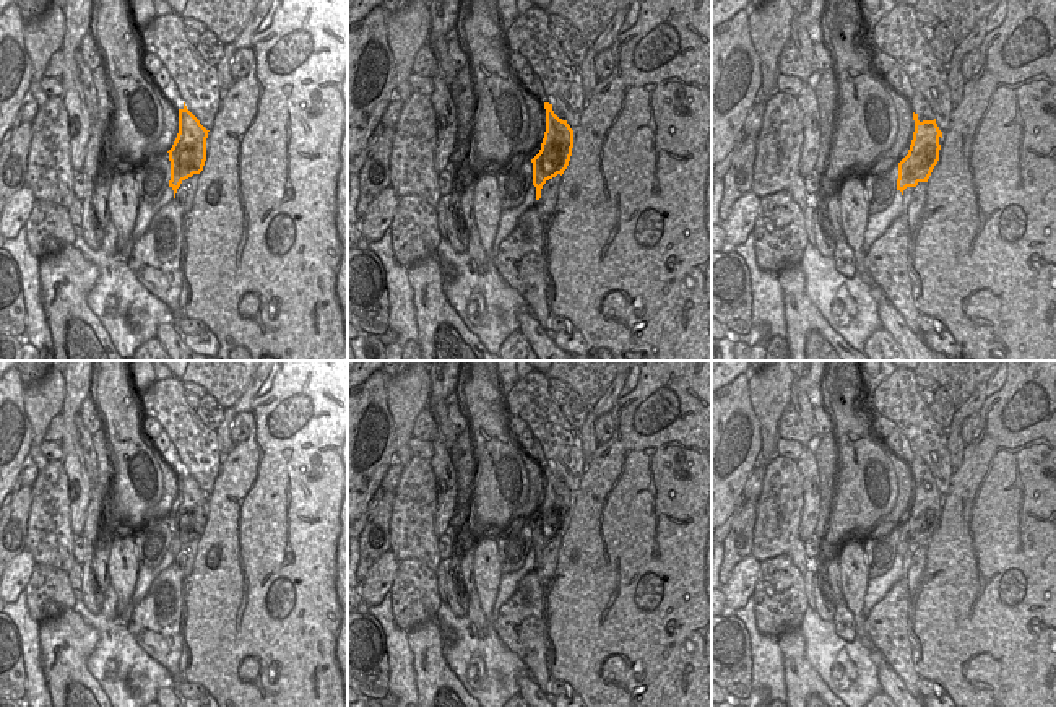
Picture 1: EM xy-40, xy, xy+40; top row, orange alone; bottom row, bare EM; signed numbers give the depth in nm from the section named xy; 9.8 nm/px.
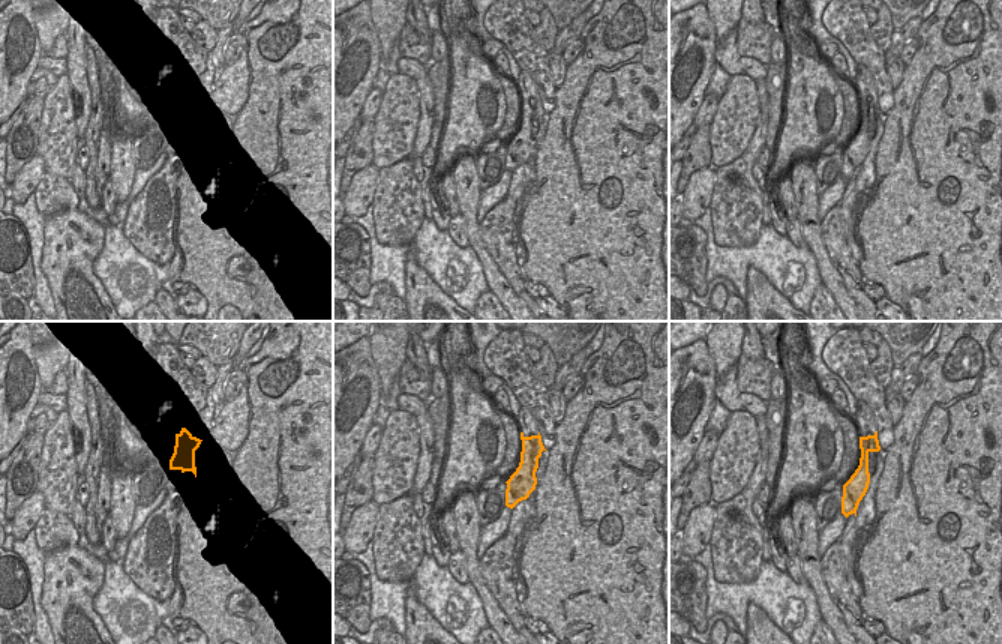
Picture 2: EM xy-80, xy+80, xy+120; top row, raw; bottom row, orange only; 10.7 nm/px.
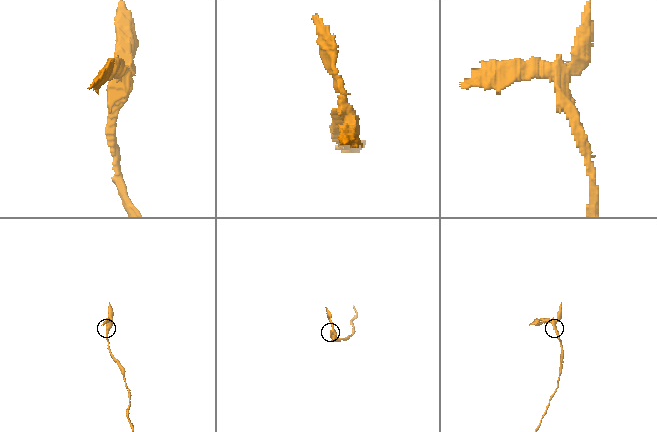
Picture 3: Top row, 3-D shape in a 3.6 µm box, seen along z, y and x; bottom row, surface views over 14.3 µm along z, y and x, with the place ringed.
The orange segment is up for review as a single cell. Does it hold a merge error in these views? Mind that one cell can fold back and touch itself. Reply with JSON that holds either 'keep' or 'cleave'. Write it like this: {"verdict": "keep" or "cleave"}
{"verdict": "cleave"}

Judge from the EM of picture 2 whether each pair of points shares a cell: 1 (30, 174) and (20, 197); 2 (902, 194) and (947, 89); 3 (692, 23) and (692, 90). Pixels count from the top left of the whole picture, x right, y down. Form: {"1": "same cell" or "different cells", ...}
{"1": "same cell", "2": "same cell", "3": "same cell"}

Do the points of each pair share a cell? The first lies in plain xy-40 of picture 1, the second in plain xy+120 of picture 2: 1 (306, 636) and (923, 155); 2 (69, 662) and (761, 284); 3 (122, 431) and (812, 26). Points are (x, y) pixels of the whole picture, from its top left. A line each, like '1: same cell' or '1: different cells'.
1: same cell
2: same cell
3: different cells

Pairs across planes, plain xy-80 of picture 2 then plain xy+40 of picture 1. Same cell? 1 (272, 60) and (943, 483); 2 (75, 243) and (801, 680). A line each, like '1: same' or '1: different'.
1: different
2: same

